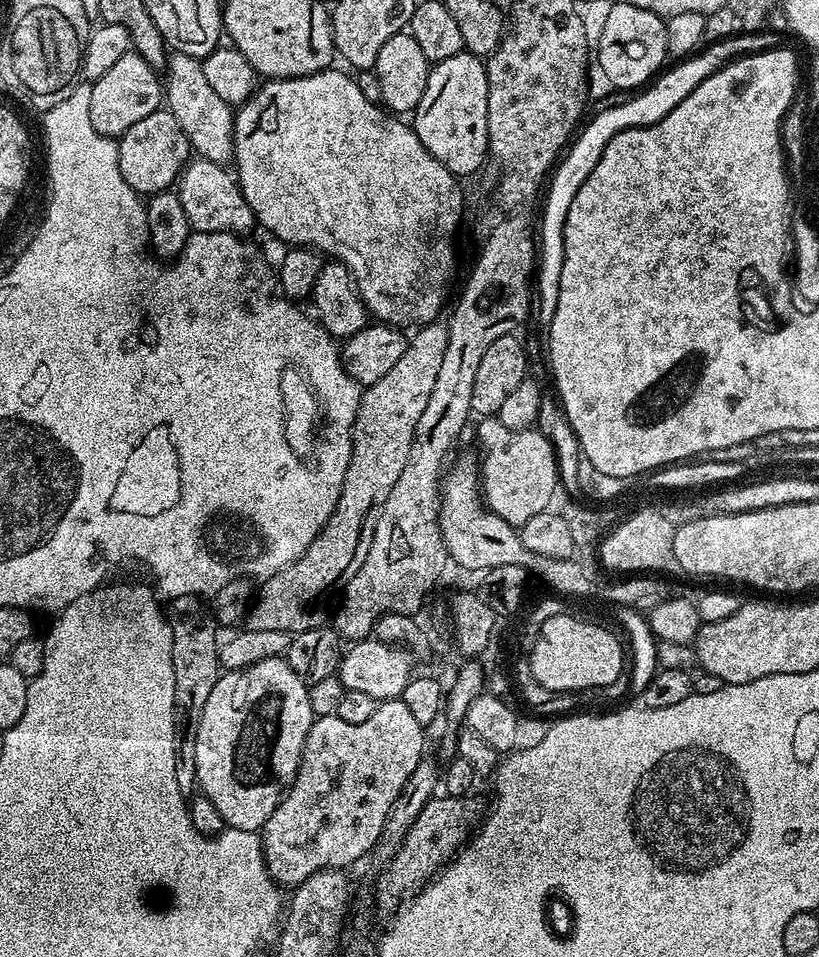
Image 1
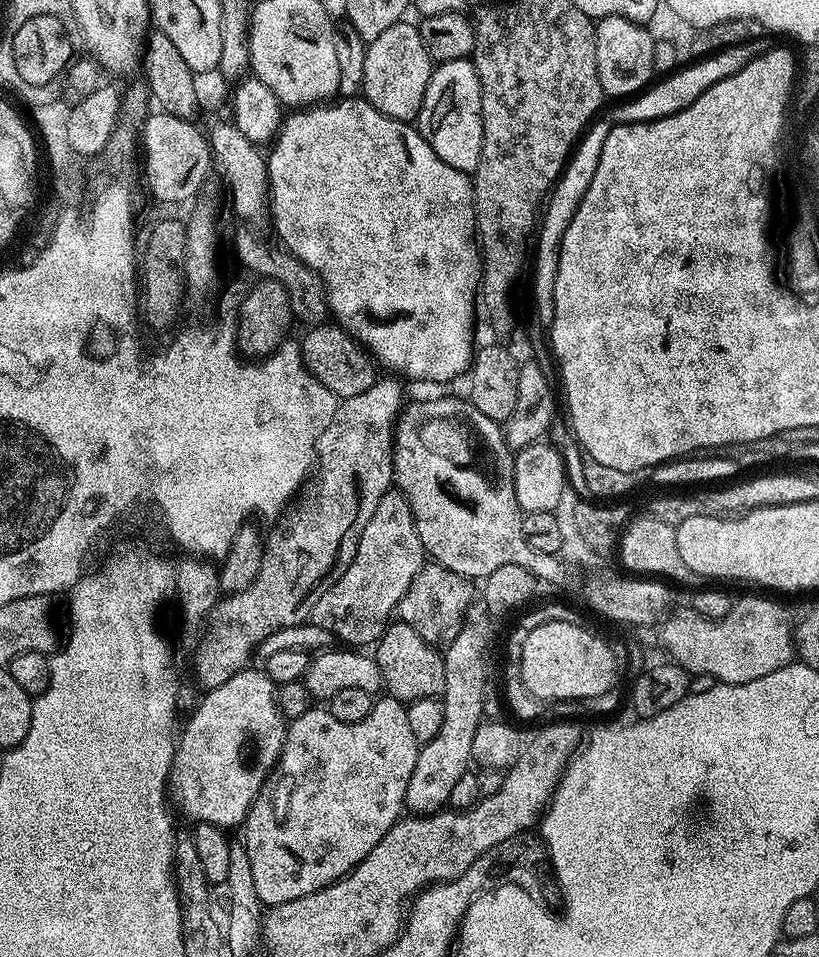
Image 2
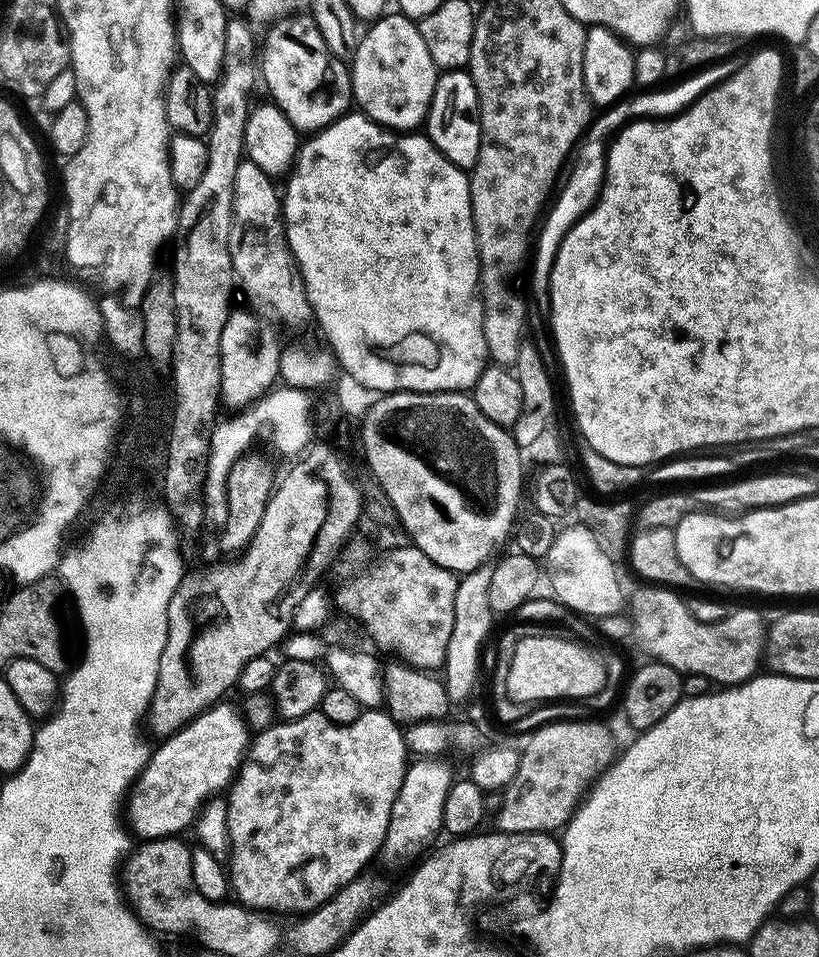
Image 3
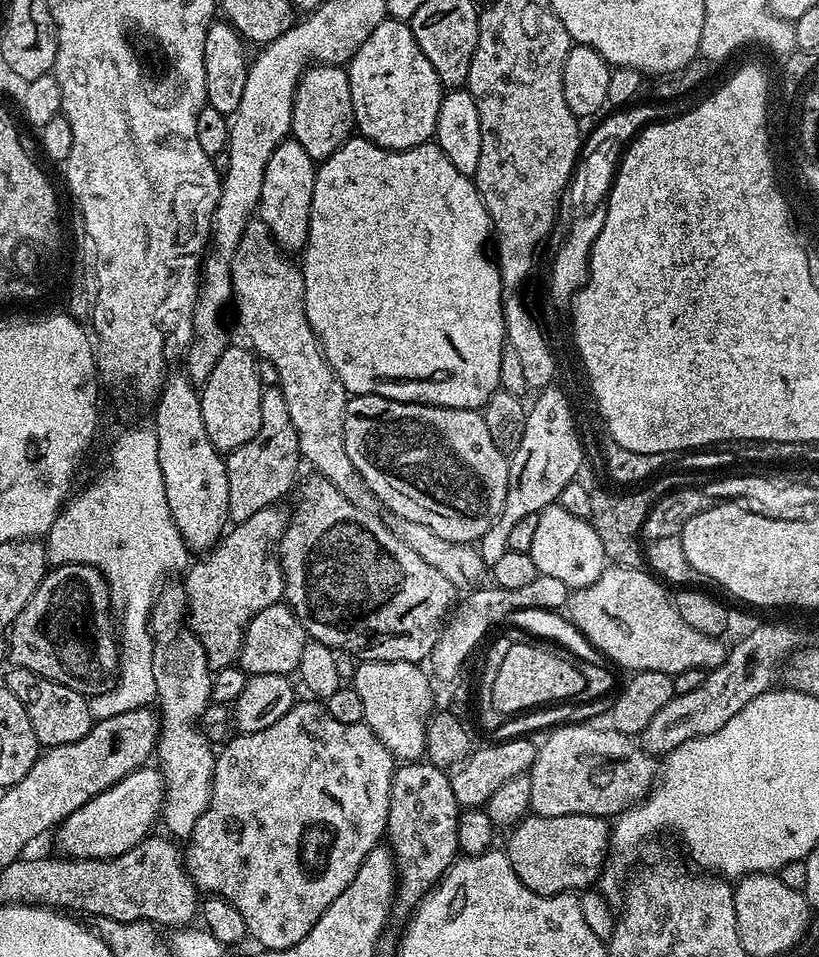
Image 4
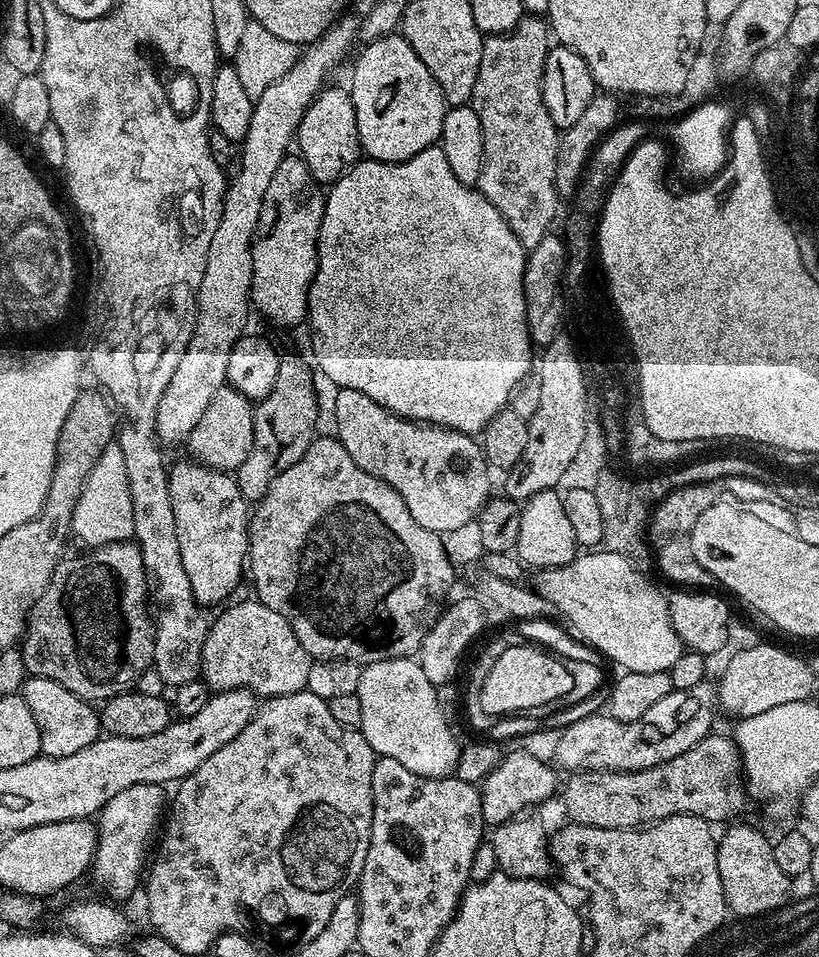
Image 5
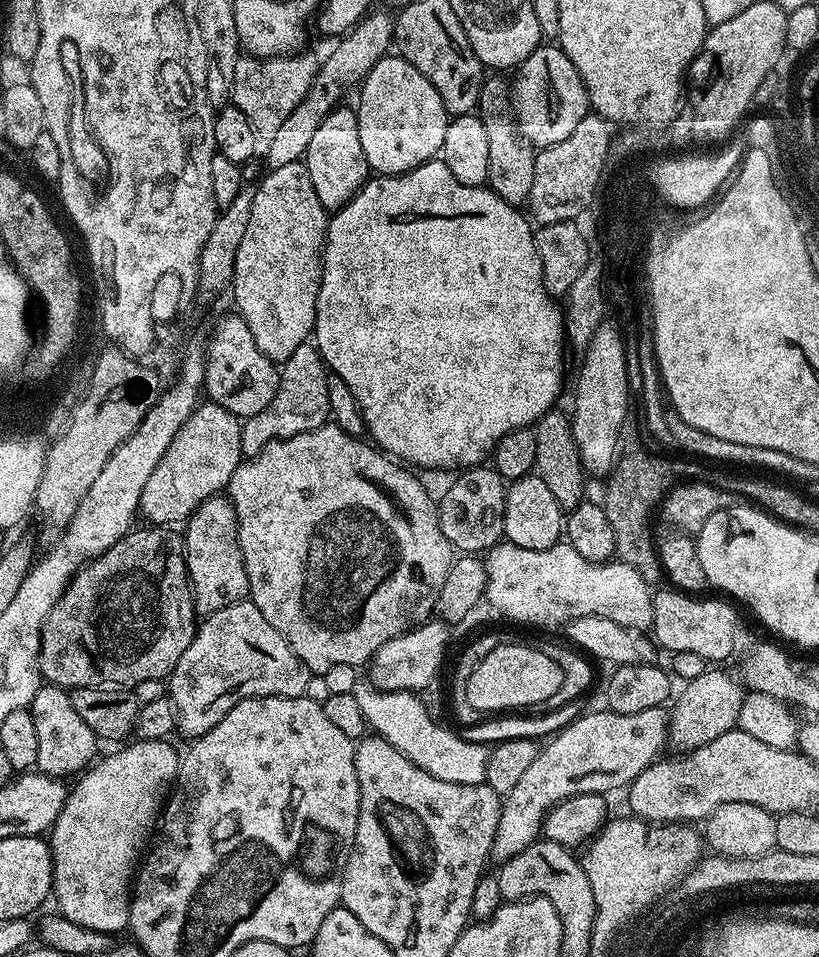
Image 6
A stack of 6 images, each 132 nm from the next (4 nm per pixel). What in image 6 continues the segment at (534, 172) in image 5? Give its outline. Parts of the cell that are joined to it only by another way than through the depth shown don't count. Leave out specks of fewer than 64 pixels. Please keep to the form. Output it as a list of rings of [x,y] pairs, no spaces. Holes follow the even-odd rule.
[[[485,79],[484,89],[480,92],[478,112],[486,126],[486,139],[488,139],[487,187],[508,204],[527,205],[530,186],[534,186],[536,152],[516,126],[513,113],[510,111],[509,85],[503,84],[500,80]]]

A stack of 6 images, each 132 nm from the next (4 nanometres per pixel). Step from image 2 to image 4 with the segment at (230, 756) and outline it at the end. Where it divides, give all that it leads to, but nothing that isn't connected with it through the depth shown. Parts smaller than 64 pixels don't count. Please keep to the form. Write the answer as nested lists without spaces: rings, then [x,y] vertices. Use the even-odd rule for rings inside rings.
[[[145,766],[137,768],[129,776],[110,786],[105,792],[99,792],[94,799],[88,800],[74,814],[70,814],[64,819],[64,823],[59,825],[60,848],[65,857],[73,860],[109,860],[118,854],[126,854],[134,846],[138,846],[142,841],[148,839],[152,828],[162,816],[164,807],[164,778],[156,766]]]

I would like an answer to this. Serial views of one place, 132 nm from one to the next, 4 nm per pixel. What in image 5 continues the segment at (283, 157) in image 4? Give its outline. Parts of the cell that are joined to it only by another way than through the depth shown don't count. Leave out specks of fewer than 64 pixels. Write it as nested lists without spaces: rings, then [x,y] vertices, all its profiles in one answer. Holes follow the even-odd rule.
[[[289,154],[274,170],[262,214],[252,237],[252,295],[250,304],[280,328],[303,325],[308,319],[308,291],[316,277],[316,257],[325,193],[299,155]]]

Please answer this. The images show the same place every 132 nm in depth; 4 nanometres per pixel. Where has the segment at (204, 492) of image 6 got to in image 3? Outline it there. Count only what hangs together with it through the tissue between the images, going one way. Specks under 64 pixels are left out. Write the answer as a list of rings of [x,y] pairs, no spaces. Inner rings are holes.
[[[232,310],[222,327],[220,399],[224,408],[232,410],[244,410],[263,399],[279,377],[282,341],[276,337],[277,329],[263,316],[251,310],[243,311]]]

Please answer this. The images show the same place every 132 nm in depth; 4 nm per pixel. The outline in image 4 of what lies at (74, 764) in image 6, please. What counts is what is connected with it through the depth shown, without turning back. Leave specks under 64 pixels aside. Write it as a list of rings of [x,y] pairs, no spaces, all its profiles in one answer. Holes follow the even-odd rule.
[[[12,666],[9,669],[2,680],[3,687],[8,688],[10,694],[14,694],[18,702],[22,702],[22,706],[26,706],[30,726],[34,726],[34,734],[44,748],[66,746],[70,742],[78,742],[78,738],[86,738],[93,726],[94,717],[92,705],[85,693],[70,686],[62,686],[62,682],[54,682],[25,668]]]

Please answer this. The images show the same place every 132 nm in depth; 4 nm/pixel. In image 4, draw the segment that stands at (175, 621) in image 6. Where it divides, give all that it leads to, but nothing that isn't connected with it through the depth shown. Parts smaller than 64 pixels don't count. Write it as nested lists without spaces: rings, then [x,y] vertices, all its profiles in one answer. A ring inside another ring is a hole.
[[[64,562],[56,567],[45,575],[30,602],[26,602],[18,618],[14,618],[8,630],[7,659],[12,660],[11,663],[17,668],[25,668],[54,682],[62,682],[62,686],[92,694],[107,685],[118,668],[118,636],[114,631],[114,612],[110,607],[108,582],[97,568],[91,568],[83,562]]]

